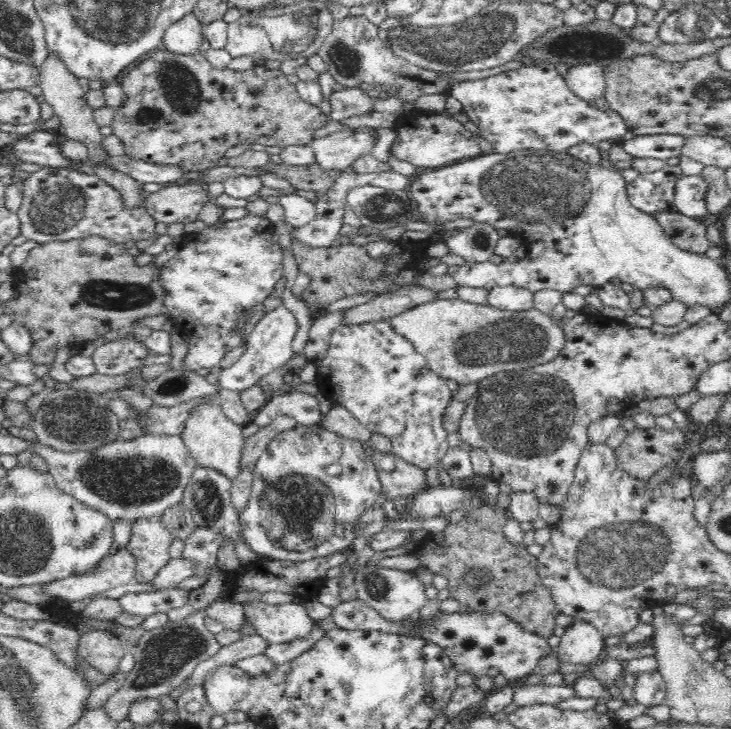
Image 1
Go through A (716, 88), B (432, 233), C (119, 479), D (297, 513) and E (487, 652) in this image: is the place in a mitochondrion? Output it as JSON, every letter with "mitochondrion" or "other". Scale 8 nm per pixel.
{"A":"mitochondrion","B":"other","C":"mitochondrion","D":"mitochondrion","E":"other"}

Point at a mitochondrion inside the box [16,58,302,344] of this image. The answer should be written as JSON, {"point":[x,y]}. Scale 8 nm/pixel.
{"point":[58,207]}

